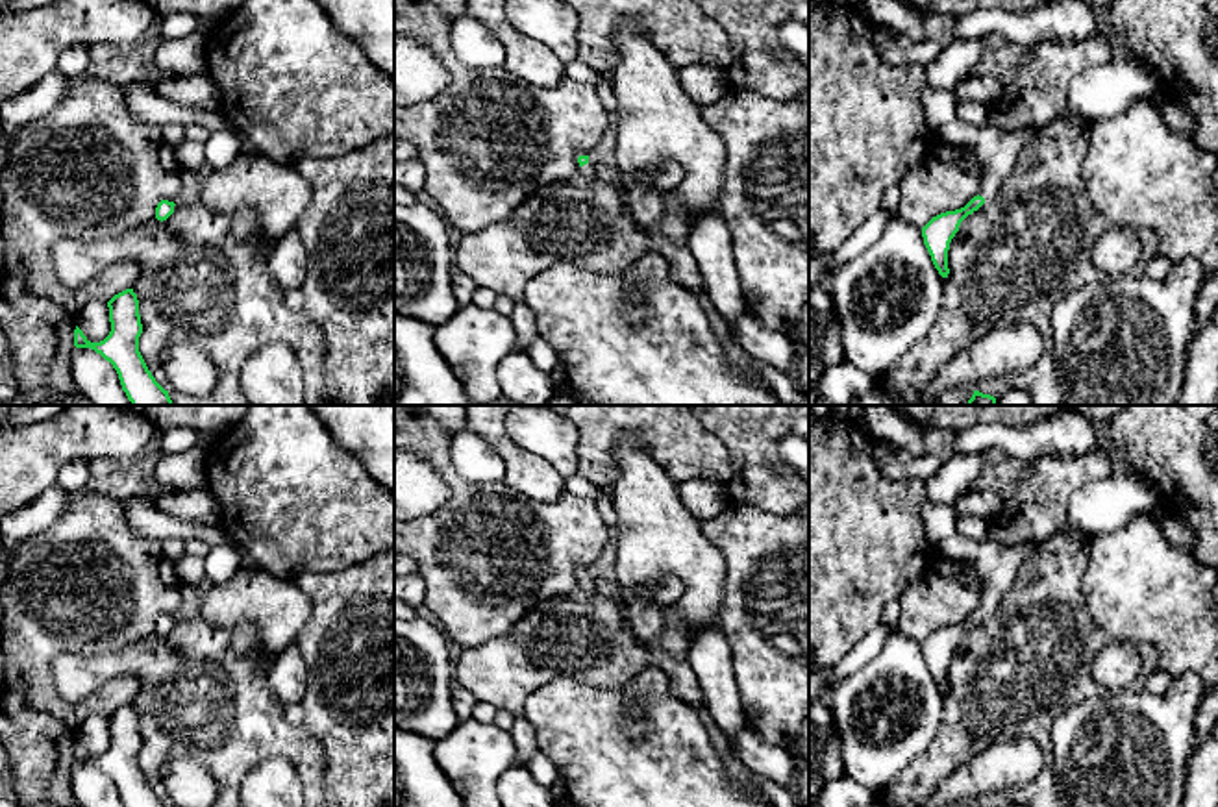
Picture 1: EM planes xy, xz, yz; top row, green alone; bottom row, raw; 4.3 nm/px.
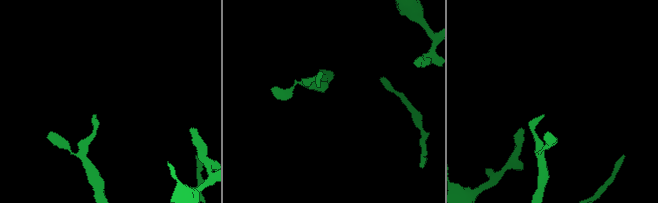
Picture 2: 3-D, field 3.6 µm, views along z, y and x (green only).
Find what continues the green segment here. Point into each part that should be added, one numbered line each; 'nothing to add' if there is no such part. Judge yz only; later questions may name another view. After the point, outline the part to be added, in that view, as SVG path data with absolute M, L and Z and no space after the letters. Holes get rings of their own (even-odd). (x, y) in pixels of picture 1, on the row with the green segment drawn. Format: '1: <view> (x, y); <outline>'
1: yz (996, 150); M922 91L926 124L933 141L944 139L970 148L981 167L983 185L979 196L990 200L1016 167L1022 148L1031 144L1040 130L1001 131L994 122L983 128L963 122L957 117L953 91Z

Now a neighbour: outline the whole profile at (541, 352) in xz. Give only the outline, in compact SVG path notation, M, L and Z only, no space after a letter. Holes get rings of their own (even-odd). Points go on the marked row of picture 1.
M539 337L529 348L528 354L531 357L531 361L535 363L535 366L542 372L552 374L555 368L555 354L552 350L552 346Z

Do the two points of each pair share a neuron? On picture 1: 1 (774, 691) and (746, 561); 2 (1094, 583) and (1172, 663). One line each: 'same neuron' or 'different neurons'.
1: same neuron
2: same neuron

